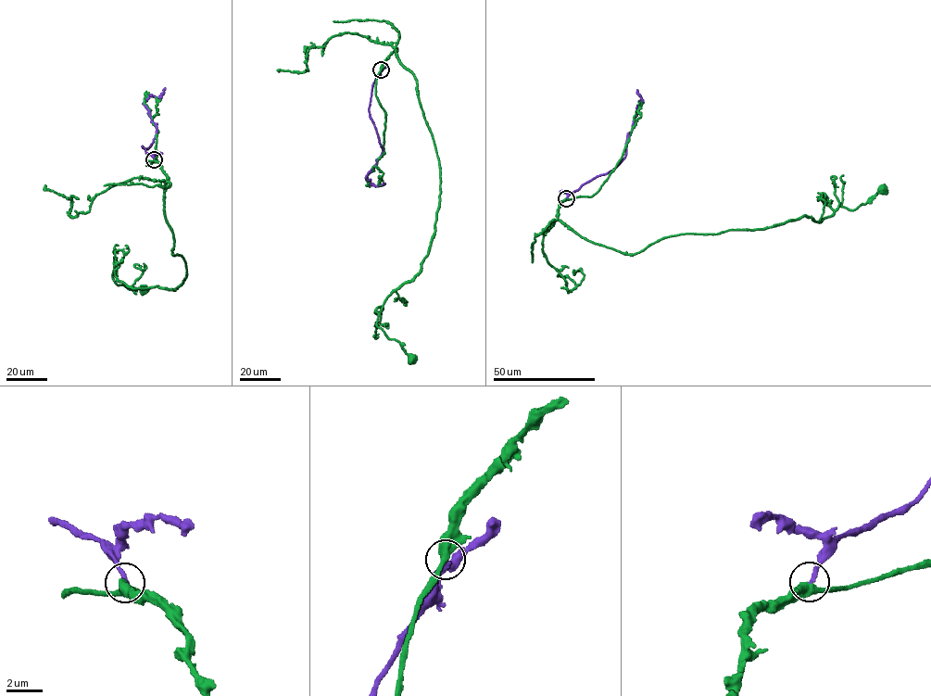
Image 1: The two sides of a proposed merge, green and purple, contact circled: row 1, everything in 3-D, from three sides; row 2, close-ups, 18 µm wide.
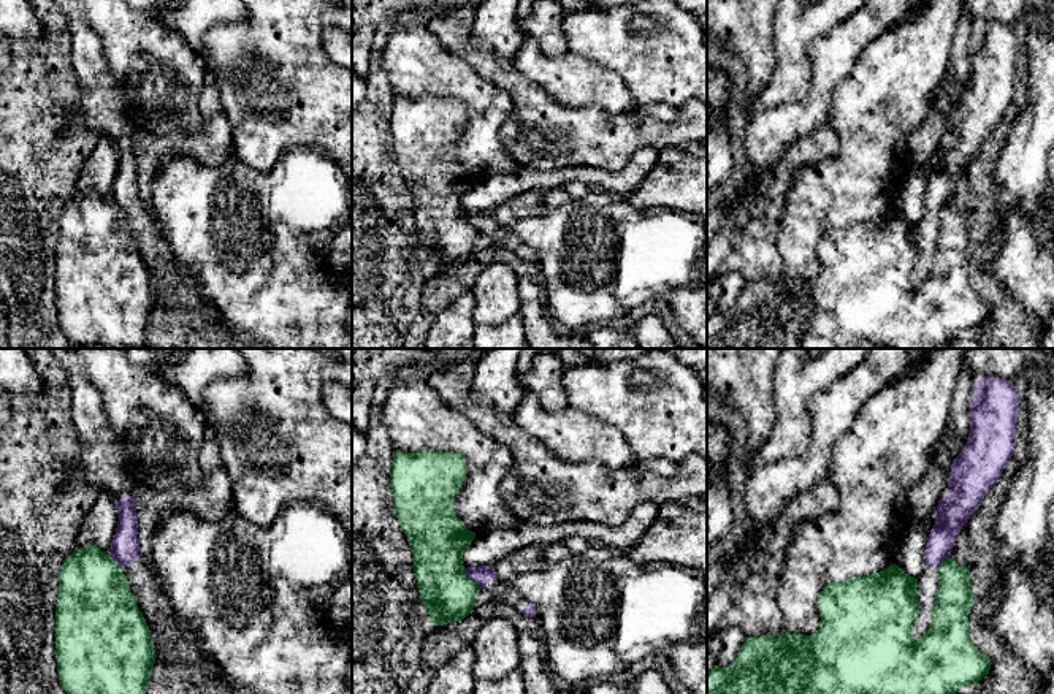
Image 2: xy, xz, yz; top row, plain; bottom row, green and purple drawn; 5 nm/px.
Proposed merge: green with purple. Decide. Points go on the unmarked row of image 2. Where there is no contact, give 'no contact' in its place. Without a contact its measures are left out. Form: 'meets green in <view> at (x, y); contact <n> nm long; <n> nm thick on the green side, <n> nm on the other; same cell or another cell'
meets green in xz at (471, 225); contact 130 nm long; 280 nm thick on the green side, 90 nm on the other; another cell

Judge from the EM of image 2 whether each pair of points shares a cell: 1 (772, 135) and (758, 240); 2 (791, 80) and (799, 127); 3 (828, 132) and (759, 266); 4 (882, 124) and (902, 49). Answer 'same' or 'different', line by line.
1: different
2: different
3: same
4: same

